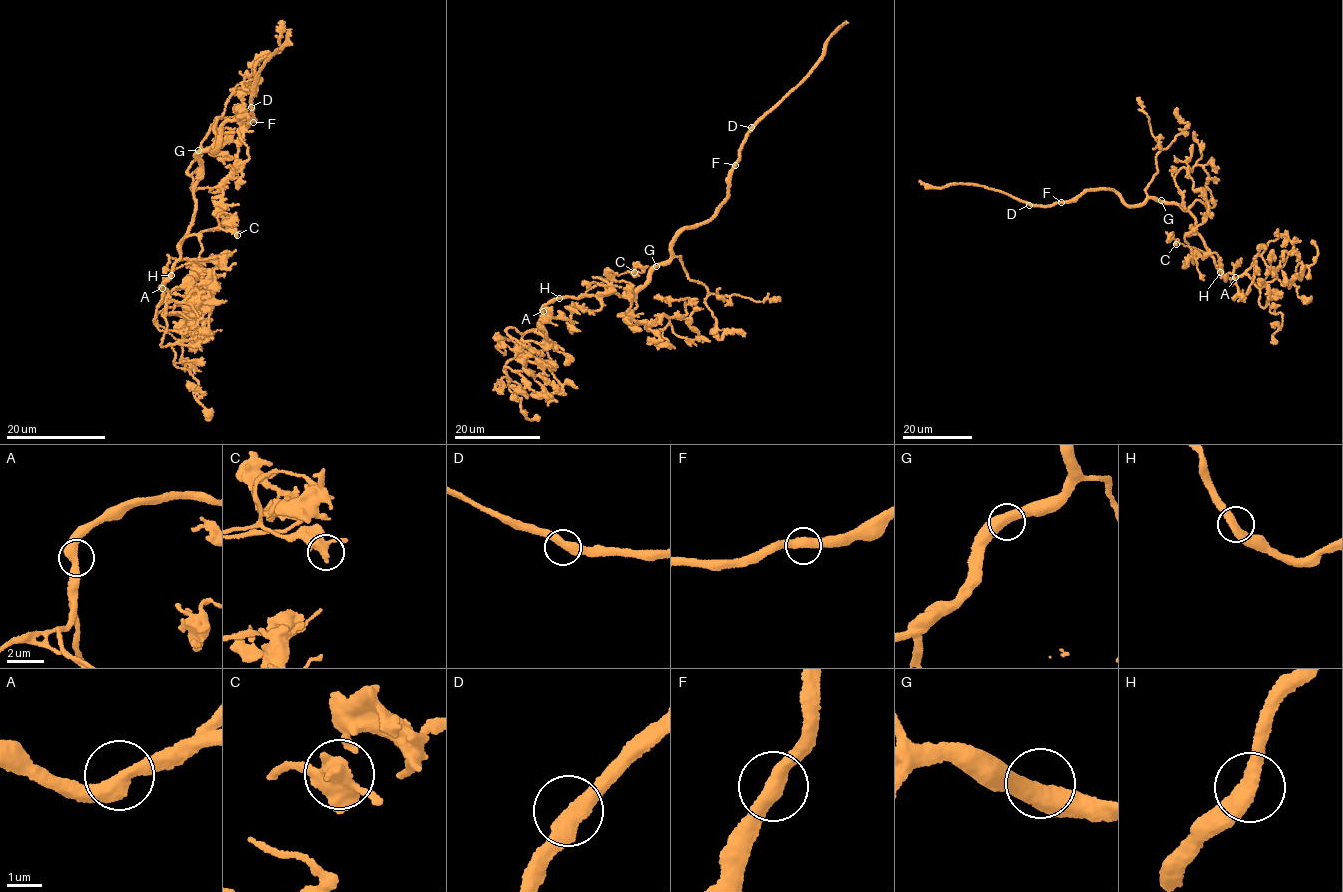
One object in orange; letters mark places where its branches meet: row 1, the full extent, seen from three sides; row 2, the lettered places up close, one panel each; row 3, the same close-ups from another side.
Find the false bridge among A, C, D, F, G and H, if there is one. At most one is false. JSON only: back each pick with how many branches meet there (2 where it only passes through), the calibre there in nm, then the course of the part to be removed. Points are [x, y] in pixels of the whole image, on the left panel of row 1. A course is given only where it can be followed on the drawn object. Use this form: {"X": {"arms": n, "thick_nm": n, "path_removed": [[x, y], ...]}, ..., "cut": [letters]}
{"cut": []}

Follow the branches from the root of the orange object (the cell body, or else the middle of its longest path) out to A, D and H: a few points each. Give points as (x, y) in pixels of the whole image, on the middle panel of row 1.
A: (655, 266), (650, 282), (633, 293), (563, 296), (542, 311)
D: (655, 266), (671, 256), (672, 243), (680, 231), (711, 220), (725, 202), (739, 150), (751, 127)
H: (655, 266), (650, 272), (650, 282), (624, 296), (613, 292), (559, 298)

